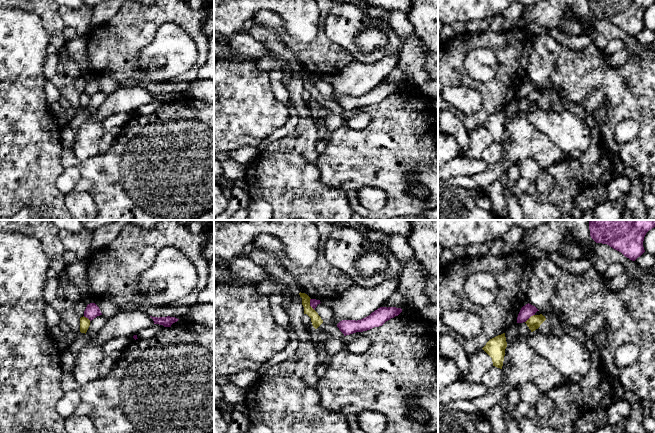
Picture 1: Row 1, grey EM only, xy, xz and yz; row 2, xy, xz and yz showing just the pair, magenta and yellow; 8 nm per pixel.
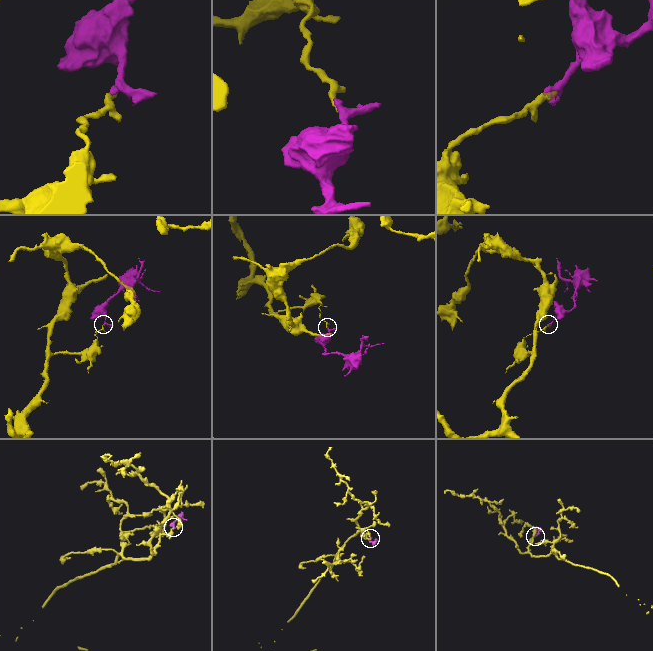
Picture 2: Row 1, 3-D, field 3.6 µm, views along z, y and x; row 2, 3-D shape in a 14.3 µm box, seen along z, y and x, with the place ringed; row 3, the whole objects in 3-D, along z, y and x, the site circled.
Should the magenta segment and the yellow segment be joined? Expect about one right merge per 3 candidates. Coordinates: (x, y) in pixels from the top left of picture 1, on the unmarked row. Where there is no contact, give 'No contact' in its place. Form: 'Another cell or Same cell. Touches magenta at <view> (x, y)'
Another cell. Touches magenta at xz (310, 80)

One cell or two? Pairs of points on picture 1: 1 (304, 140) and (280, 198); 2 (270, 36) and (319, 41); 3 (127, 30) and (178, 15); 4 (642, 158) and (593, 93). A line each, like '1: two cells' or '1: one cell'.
1: one cell
2: two cells
3: one cell
4: one cell

